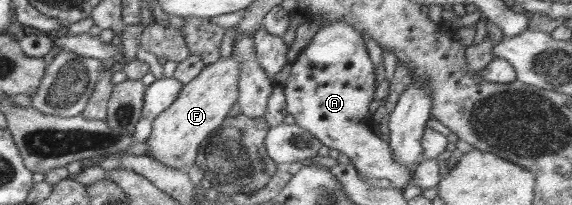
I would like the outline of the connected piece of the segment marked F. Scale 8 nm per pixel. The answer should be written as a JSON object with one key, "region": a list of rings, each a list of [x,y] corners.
{"region":[[[234,56],[221,59],[205,66],[193,80],[182,85],[179,96],[167,107],[152,125],[151,137],[145,140],[148,144],[147,155],[179,170],[186,170],[196,162],[201,143],[212,136],[222,126],[239,96],[239,74],[242,65]]]}

